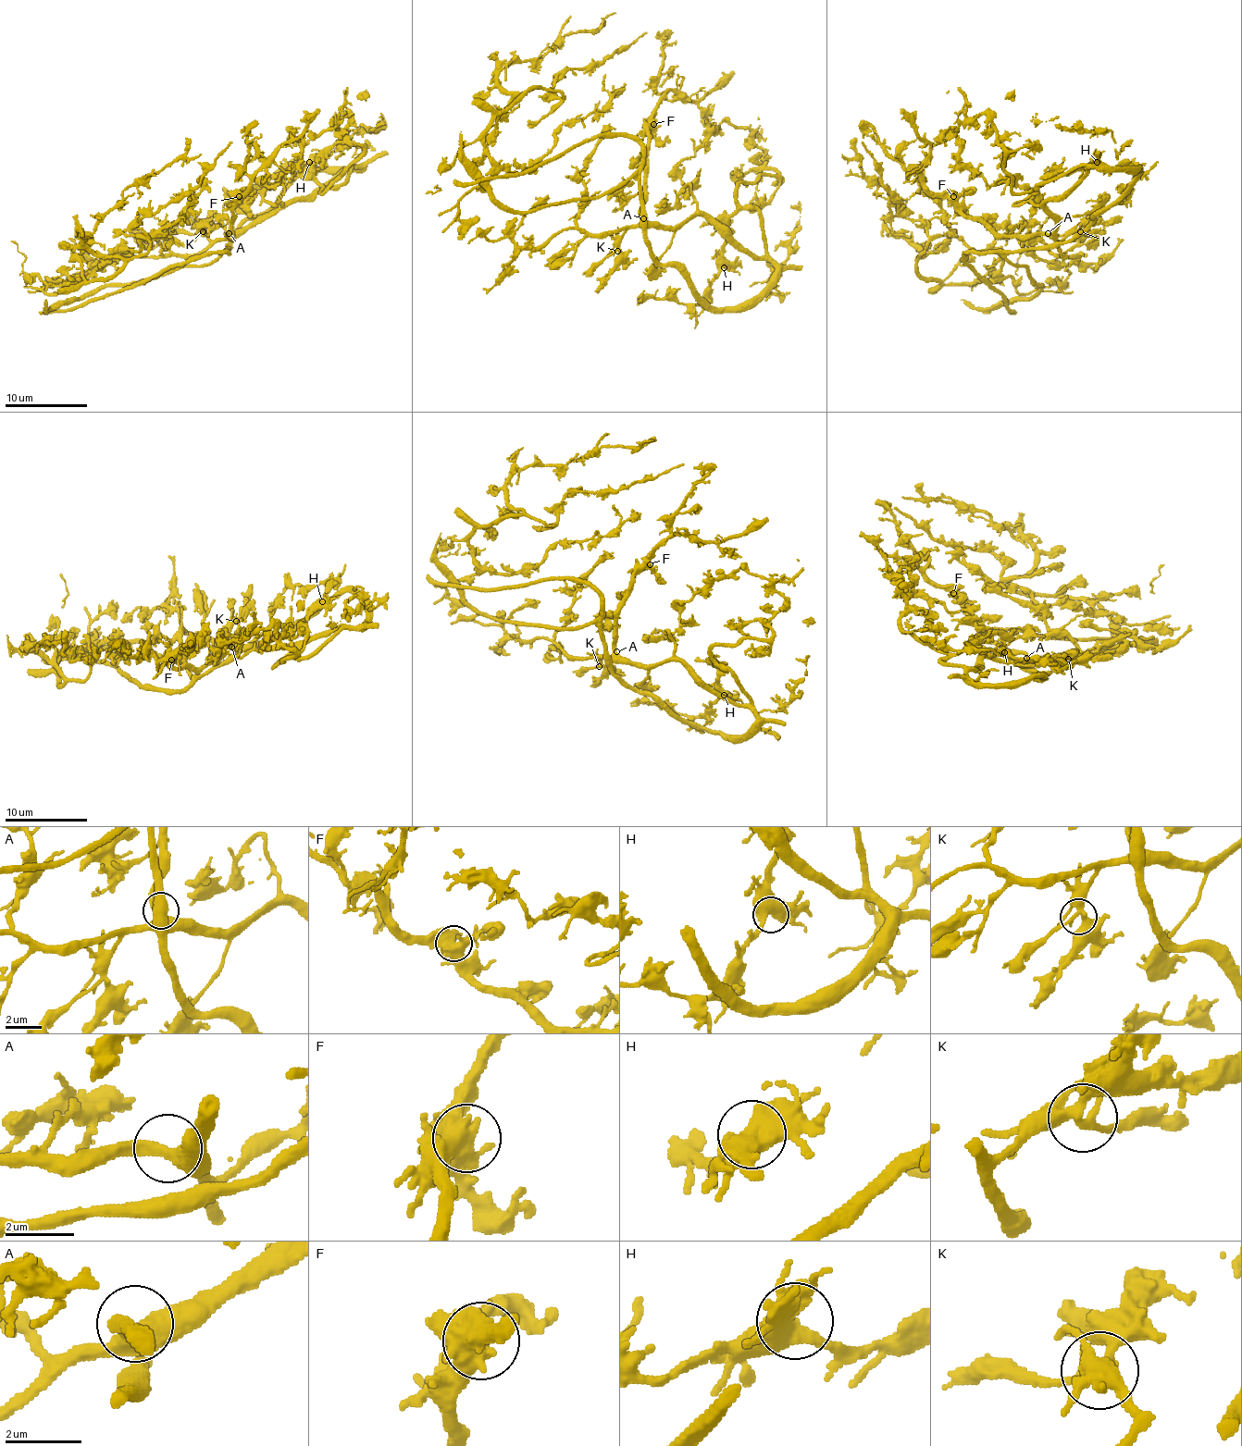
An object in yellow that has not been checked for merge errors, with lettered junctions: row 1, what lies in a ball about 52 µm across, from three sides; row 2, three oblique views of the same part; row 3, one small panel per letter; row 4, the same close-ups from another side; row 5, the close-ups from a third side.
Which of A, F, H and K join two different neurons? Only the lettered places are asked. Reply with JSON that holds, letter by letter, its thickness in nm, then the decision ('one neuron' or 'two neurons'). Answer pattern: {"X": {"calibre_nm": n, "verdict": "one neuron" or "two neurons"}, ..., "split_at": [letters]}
{"A": {"calibre_nm": 400, "verdict": "one neuron"}, "F": {"calibre_nm": 550, "verdict": "one neuron"}, "H": {"calibre_nm": 550, "verdict": "one neuron"}, "K": {"calibre_nm": 320, "verdict": "one neuron"}, "split_at": []}

